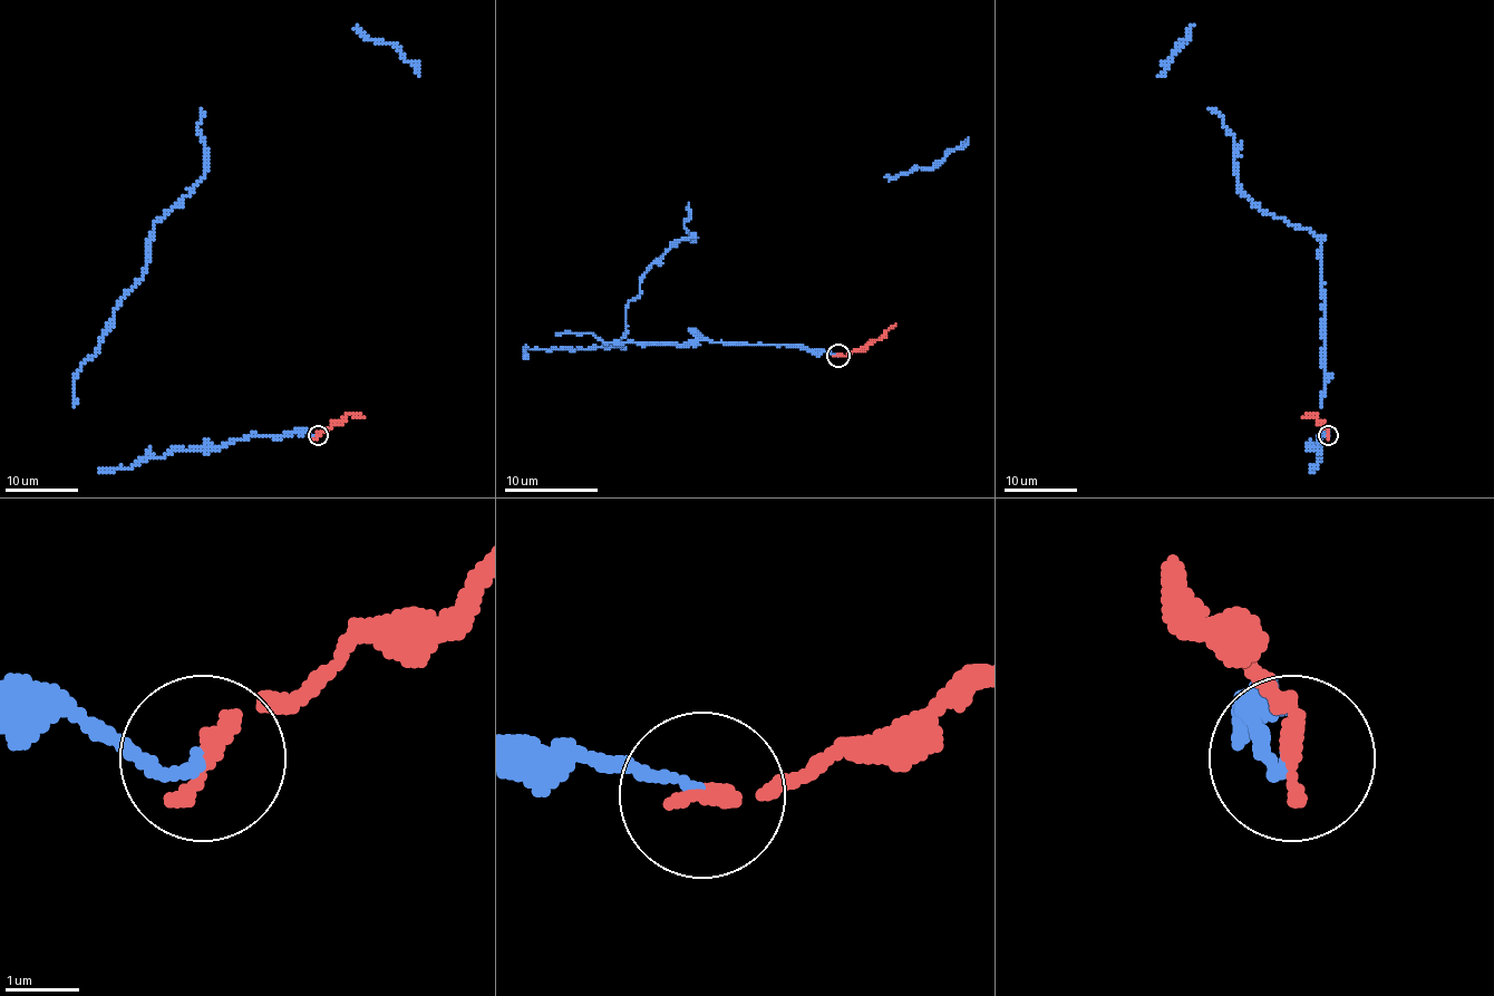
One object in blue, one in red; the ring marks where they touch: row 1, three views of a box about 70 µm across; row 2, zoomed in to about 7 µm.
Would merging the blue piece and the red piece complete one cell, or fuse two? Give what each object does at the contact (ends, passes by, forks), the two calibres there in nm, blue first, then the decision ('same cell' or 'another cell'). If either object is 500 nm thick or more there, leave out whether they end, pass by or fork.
blue ends there; red ends there; 150 nm thick on the blue side, 260 nm on the other; another cell

